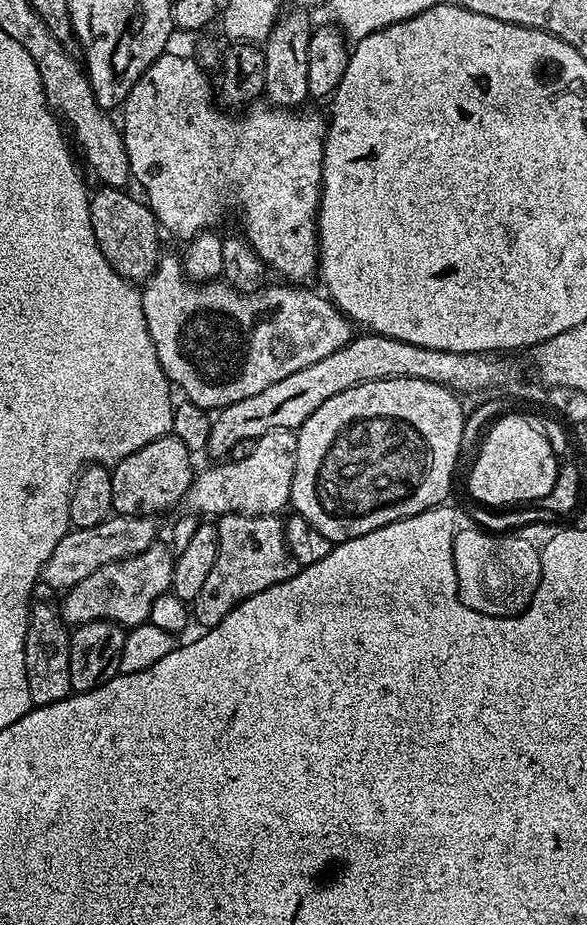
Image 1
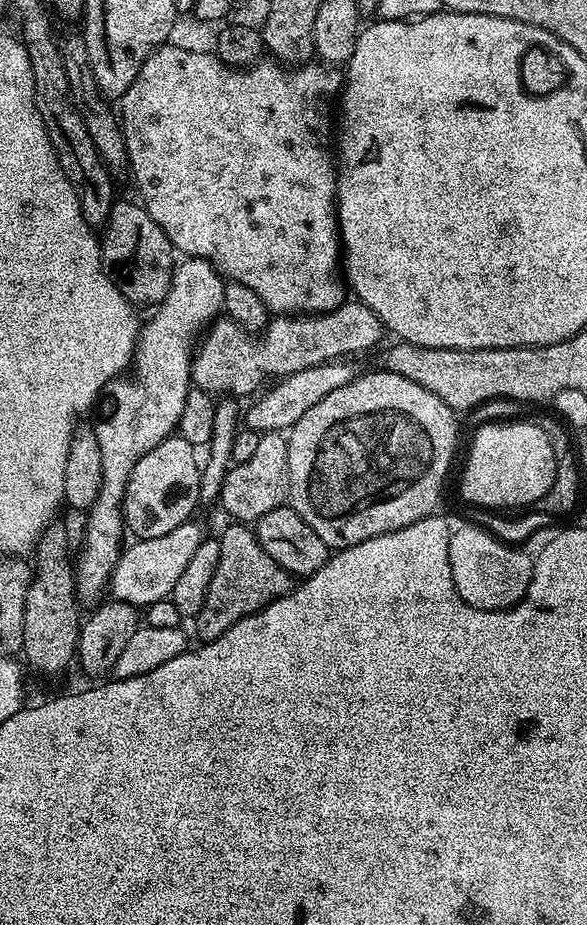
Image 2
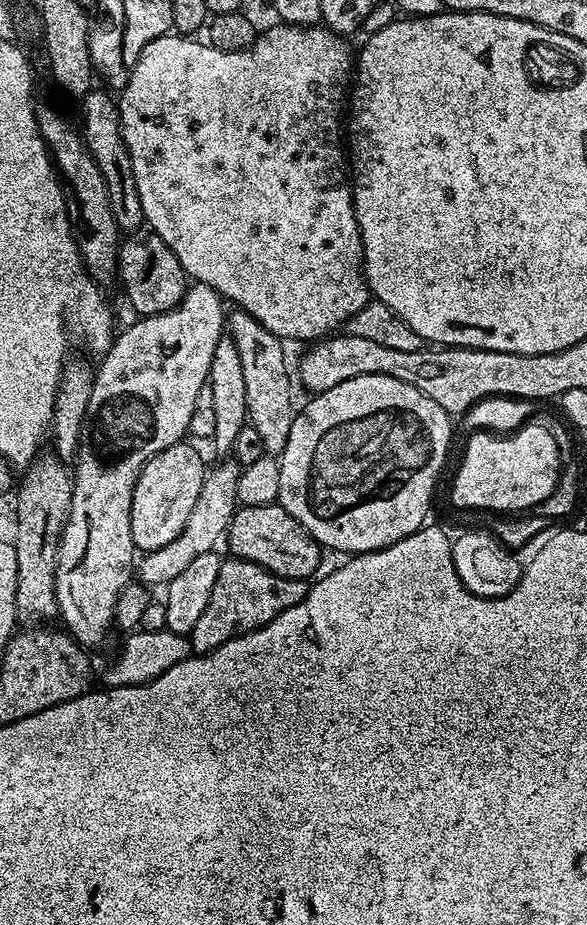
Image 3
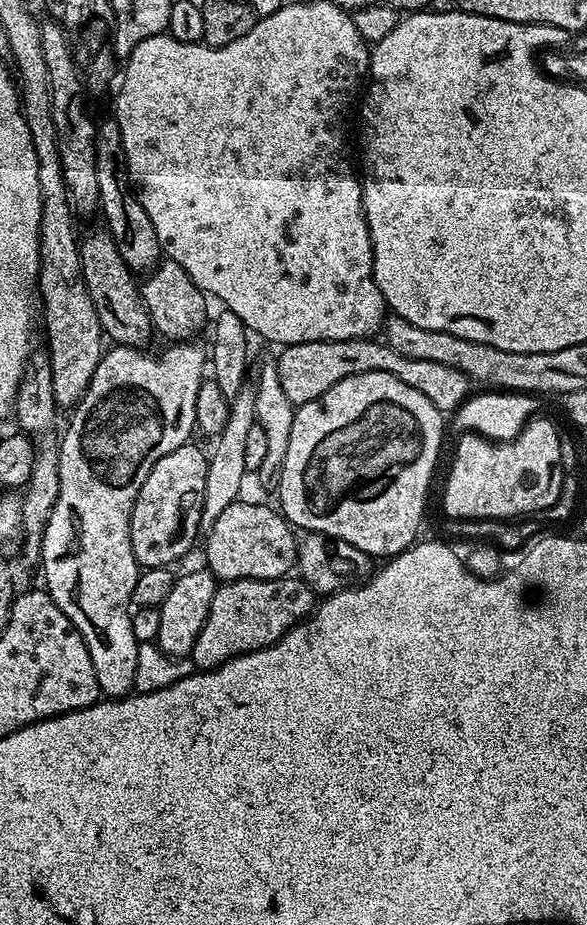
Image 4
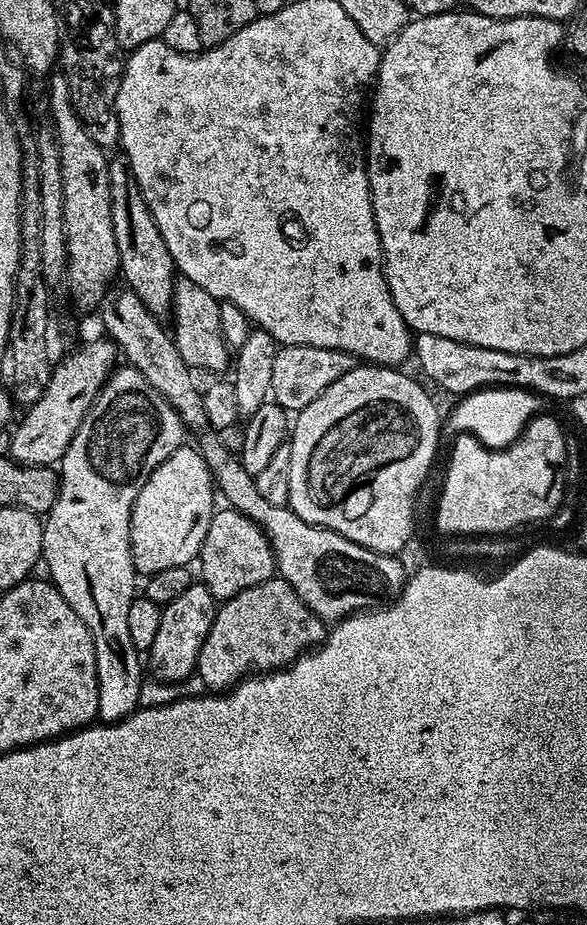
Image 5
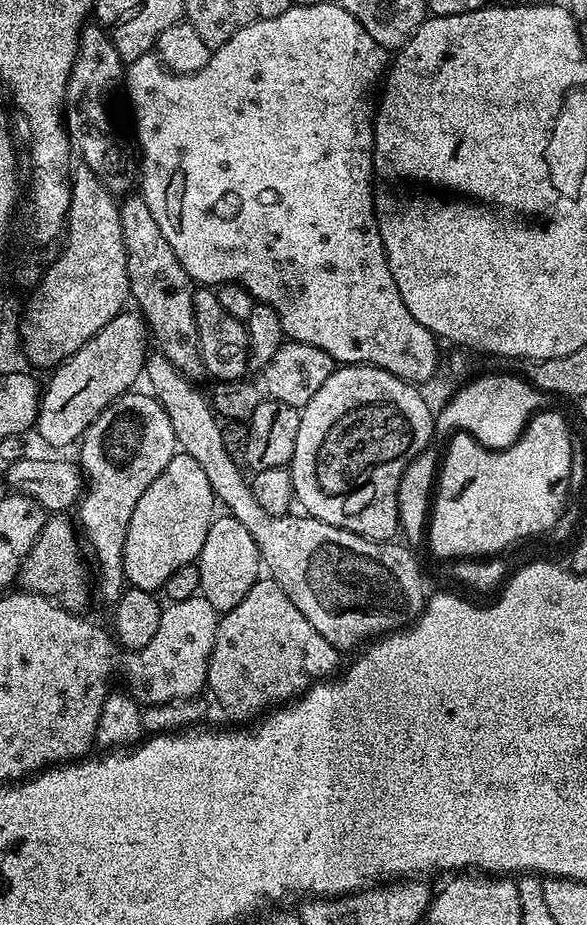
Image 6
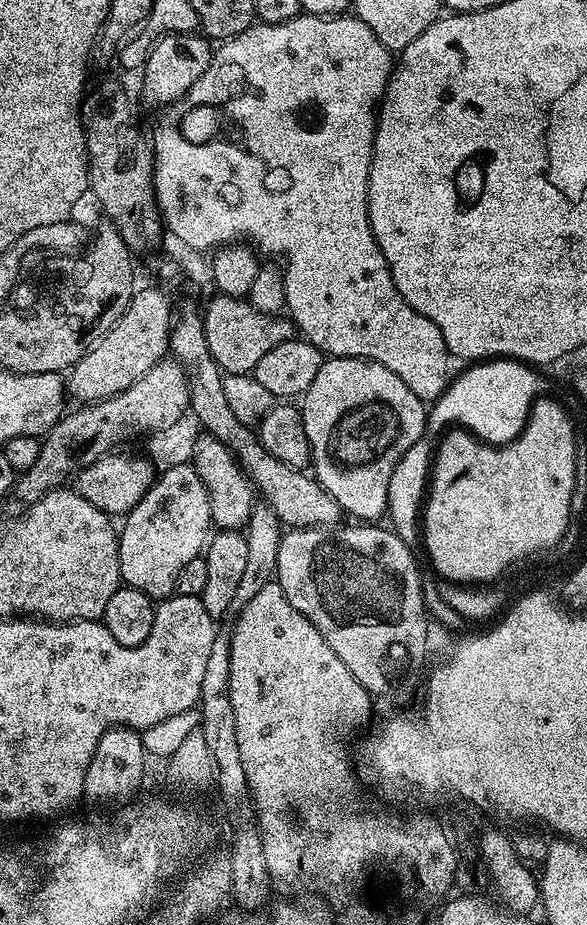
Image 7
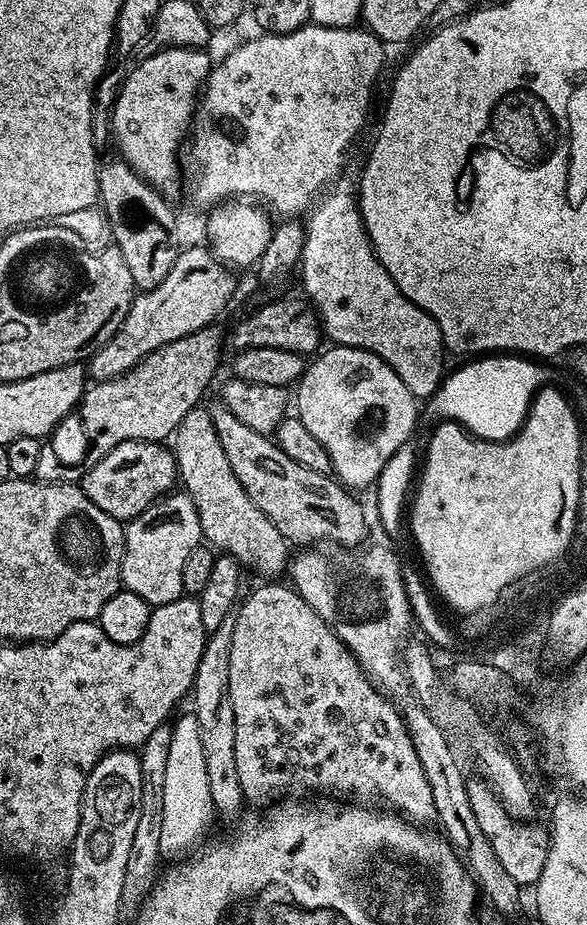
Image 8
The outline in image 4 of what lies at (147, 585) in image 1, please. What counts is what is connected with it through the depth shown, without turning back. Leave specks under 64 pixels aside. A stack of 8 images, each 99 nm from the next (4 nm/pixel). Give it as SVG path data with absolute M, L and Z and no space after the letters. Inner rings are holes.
M245 386L229 401L228 418L224 431L216 437L213 452L209 453L206 470L206 494L202 506L201 529L207 530L226 507L241 497L244 478L248 476L245 466L247 435L256 423L256 392L253 387Z

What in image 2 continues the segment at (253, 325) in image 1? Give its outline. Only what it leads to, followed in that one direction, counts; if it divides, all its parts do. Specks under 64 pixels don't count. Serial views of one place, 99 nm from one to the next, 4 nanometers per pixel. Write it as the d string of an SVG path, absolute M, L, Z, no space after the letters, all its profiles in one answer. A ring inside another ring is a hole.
M355 298L329 312L277 315L269 319L259 338L227 318L217 319L208 331L199 337L198 347L192 353L192 384L203 392L224 392L220 394L232 398L255 393L263 380L298 374L298 370L310 370L310 366L331 360L352 358L355 352L368 352L386 336L378 314Z

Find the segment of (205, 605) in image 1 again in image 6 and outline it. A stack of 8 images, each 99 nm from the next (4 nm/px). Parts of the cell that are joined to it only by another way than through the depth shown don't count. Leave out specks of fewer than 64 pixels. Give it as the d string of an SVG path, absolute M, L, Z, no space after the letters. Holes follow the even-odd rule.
M261 578L254 586L250 586L246 598L242 598L242 602L234 606L234 610L220 616L220 625L208 663L206 688L209 693L212 691L213 698L236 719L233 721L248 722L299 697L301 692L311 688L313 684L329 679L341 667L340 656L336 647L326 642L326 638L322 638L322 634L318 634L318 630L314 630L314 626L310 626L306 618L302 618L302 610L298 610L298 606L294 606L294 602L286 598L282 586L278 586L276 580Z

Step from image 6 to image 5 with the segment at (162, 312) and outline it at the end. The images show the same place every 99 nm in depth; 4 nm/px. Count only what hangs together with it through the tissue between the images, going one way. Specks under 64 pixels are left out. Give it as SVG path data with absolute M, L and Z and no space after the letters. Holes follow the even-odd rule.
M123 154L113 155L108 161L110 174L110 210L114 218L114 242L118 242L120 255L119 275L123 283L131 288L134 295L157 318L164 318L172 311L172 295L177 282L176 263L170 250L166 250L166 238L158 230L158 222L150 214L140 193L138 182Z

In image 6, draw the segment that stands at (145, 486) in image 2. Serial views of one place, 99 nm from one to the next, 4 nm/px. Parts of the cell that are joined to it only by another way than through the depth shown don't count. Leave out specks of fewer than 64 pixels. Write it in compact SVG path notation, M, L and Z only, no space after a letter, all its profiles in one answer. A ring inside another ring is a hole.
M177 451L170 462L166 462L166 470L146 486L146 494L138 498L138 506L134 506L134 514L130 514L130 526L126 530L124 543L124 578L131 587L156 594L163 589L166 578L174 574L181 566L193 563L202 550L207 531L210 530L217 511L218 501L212 493L210 481L206 479L206 470L190 454Z

